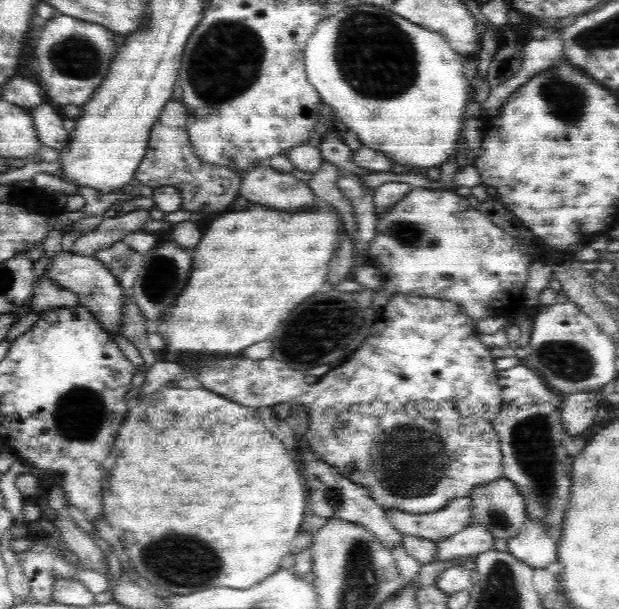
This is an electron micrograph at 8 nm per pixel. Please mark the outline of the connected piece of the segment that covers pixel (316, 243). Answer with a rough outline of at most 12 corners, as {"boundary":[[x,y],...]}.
{"boundary":[[334,207],[204,226],[159,321],[169,360],[234,356],[324,290]]}

